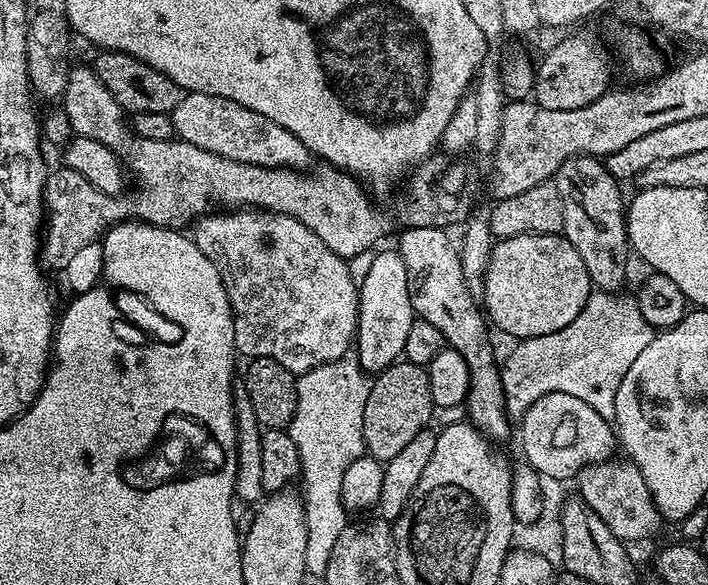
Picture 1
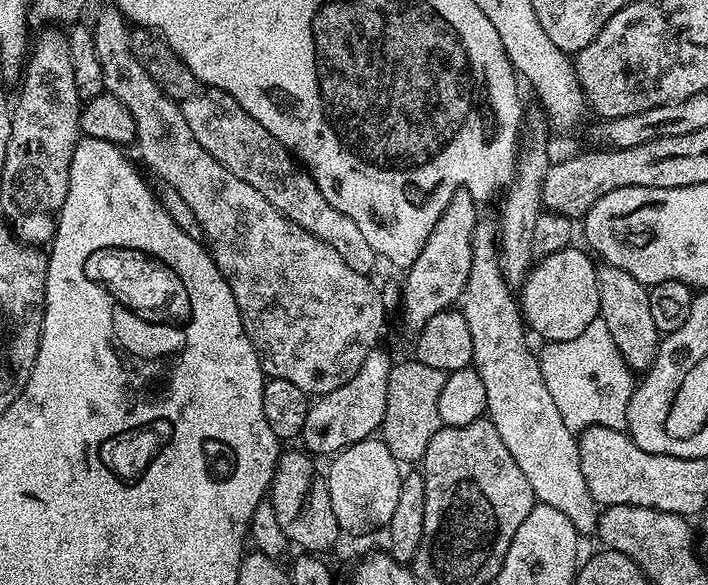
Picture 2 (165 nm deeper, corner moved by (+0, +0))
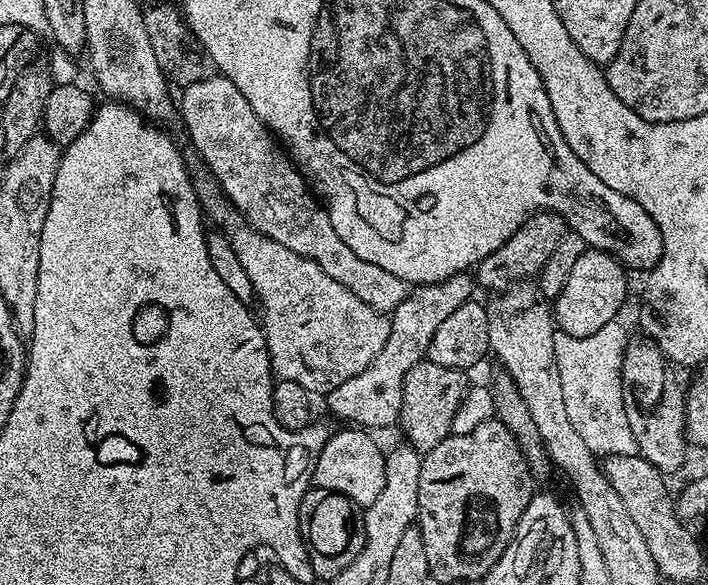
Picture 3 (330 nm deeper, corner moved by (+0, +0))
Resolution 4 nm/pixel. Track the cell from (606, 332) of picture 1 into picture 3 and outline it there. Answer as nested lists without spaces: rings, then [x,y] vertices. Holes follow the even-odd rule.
[[[619,319],[610,321],[602,330],[586,338],[567,336],[557,331],[554,354],[558,358],[558,378],[562,378],[562,399],[566,402],[566,418],[578,430],[582,442],[597,457],[637,455],[634,433],[626,422],[622,390],[622,364],[630,333],[620,325]]]

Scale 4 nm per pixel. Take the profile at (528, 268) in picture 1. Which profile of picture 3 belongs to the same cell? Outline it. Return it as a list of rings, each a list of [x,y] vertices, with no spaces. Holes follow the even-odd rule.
[[[588,248],[574,270],[562,286],[554,301],[556,327],[559,331],[574,338],[586,338],[597,330],[602,330],[610,321],[617,319],[624,308],[624,299],[628,296],[628,276],[625,265],[608,252],[599,252],[597,248]]]

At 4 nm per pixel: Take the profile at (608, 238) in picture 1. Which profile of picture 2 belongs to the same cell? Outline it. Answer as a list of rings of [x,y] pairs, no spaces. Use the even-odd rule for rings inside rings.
[[[601,263],[596,270],[598,286],[598,302],[600,303],[599,319],[606,322],[610,330],[610,338],[614,338],[614,346],[622,354],[633,373],[643,374],[654,362],[656,351],[660,349],[662,333],[654,322],[654,314],[650,314],[649,289],[640,284],[626,270],[618,270],[618,266]]]

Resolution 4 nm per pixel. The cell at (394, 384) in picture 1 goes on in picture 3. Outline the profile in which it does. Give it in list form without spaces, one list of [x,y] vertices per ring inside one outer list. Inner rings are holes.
[[[427,358],[420,360],[418,366],[414,366],[410,374],[406,374],[398,428],[404,431],[403,439],[417,452],[423,454],[434,450],[438,442],[452,435],[454,414],[458,412],[458,406],[470,387],[470,381],[466,377],[468,376],[463,371],[435,365]]]

